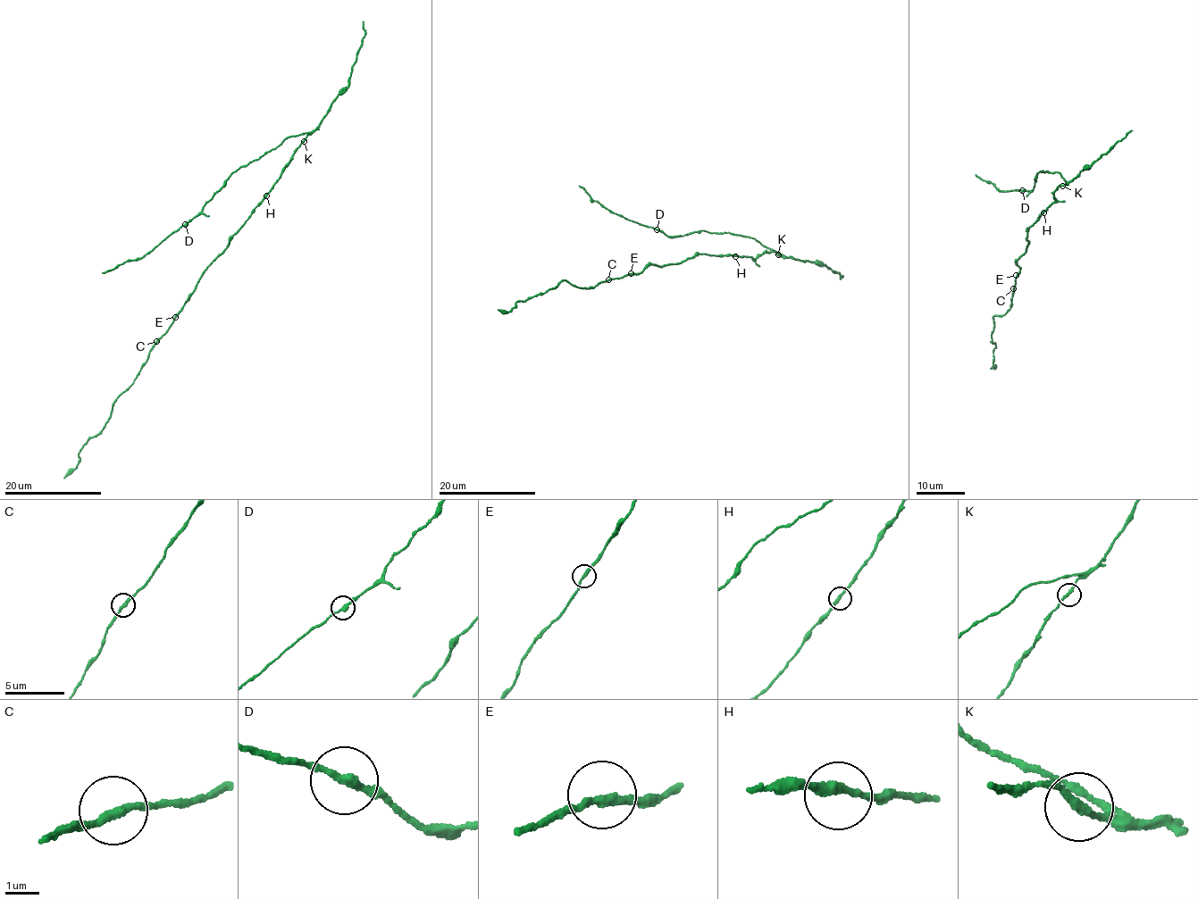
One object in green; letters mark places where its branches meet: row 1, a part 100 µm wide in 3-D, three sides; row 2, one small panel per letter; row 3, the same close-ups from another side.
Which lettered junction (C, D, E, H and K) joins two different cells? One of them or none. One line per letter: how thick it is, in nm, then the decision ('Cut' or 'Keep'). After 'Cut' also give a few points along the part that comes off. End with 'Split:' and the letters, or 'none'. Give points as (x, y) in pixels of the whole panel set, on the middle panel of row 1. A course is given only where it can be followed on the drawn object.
C: Thickness 240 nm. Keep
D: Thickness 240 nm. Keep
E: Thickness 240 nm. Keep
H: Thickness 240 nm. Keep
K: Thickness 220 nm. Keep
Split: none

